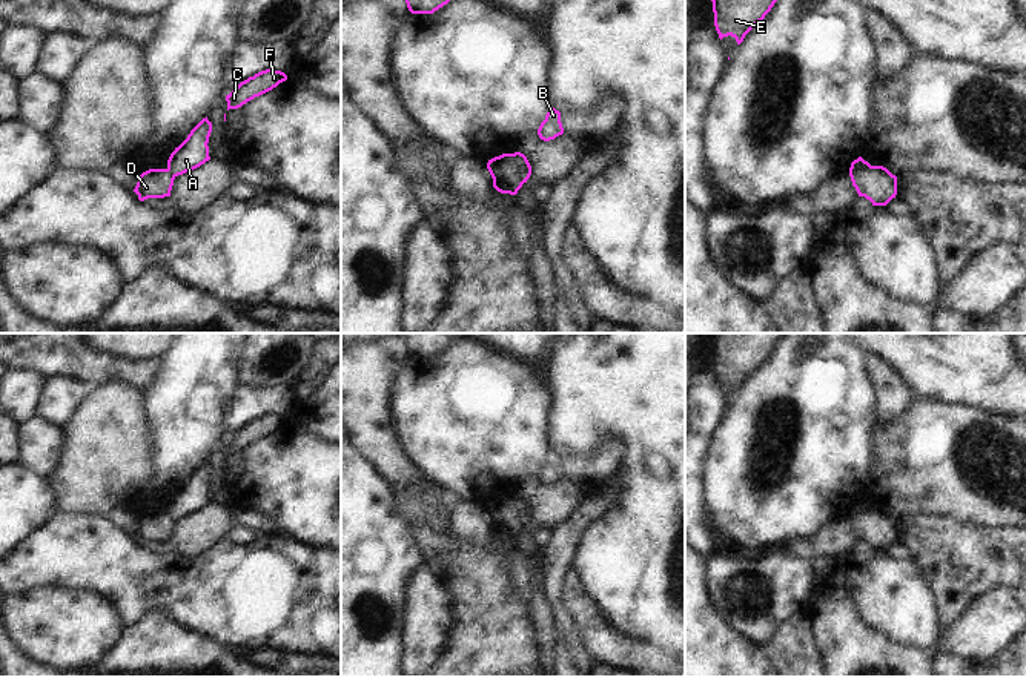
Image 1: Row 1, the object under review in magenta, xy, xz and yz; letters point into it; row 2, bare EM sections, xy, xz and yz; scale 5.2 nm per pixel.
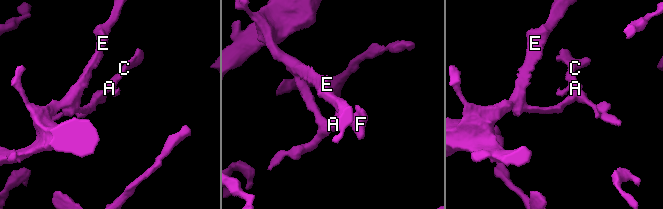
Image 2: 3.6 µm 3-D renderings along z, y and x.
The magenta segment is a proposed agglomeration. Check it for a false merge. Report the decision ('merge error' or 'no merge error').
merge error

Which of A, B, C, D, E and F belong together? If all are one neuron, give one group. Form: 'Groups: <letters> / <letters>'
Groups: A B C F / D E

